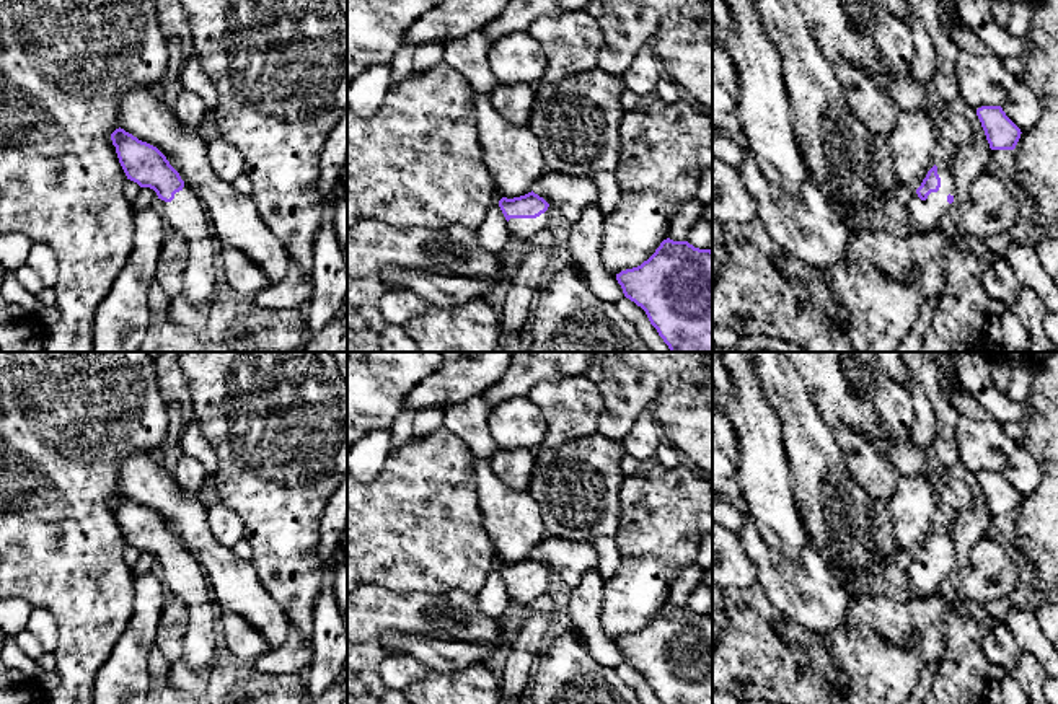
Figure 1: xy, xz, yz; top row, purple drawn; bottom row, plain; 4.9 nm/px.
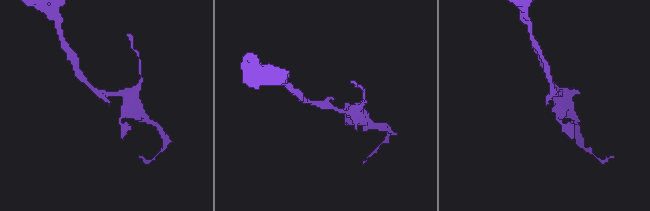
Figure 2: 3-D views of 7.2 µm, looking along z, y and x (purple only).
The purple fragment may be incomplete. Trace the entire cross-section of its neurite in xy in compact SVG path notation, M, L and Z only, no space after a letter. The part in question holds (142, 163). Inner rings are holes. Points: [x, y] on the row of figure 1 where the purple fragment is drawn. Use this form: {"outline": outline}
{"outline": "M121 127L111 134L111 140L127 179L153 189L168 230L186 238L187 264L183 274L183 293L197 308L212 306L218 275L218 243L199 197L156 147Z"}

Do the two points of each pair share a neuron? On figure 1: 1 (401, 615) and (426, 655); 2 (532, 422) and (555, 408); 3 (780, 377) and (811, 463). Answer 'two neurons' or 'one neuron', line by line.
1: two neurons
2: two neurons
3: one neuron

